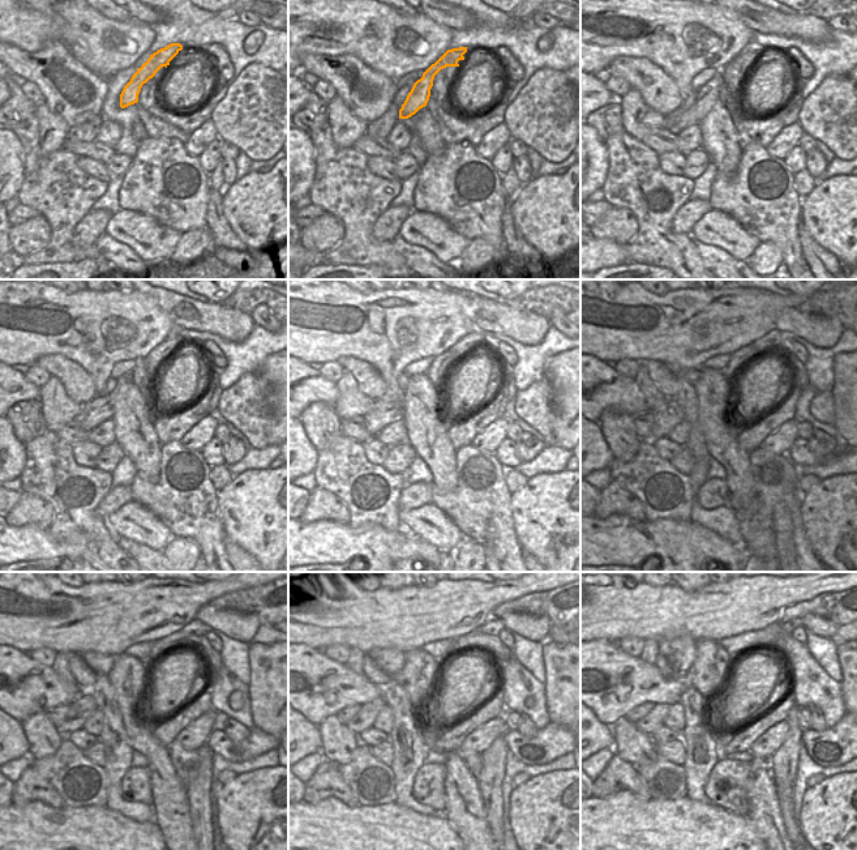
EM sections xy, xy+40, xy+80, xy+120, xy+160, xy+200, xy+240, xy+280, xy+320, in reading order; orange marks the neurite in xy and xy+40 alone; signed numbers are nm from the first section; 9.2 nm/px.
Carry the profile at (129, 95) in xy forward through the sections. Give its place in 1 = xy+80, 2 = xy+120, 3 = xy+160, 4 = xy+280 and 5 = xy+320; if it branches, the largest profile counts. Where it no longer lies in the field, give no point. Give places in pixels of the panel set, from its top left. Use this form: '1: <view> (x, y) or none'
1: xy+80 (708, 94)
2: xy+120 (101, 408)
3: xy+160 (382, 413)
4: xy+280 (364, 720)
5: xy+320 (651, 722)

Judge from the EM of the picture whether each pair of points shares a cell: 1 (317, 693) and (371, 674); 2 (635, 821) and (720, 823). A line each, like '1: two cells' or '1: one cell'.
1: two cells
2: one cell

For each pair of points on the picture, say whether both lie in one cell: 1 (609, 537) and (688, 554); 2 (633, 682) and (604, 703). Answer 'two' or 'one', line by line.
1: one
2: one

